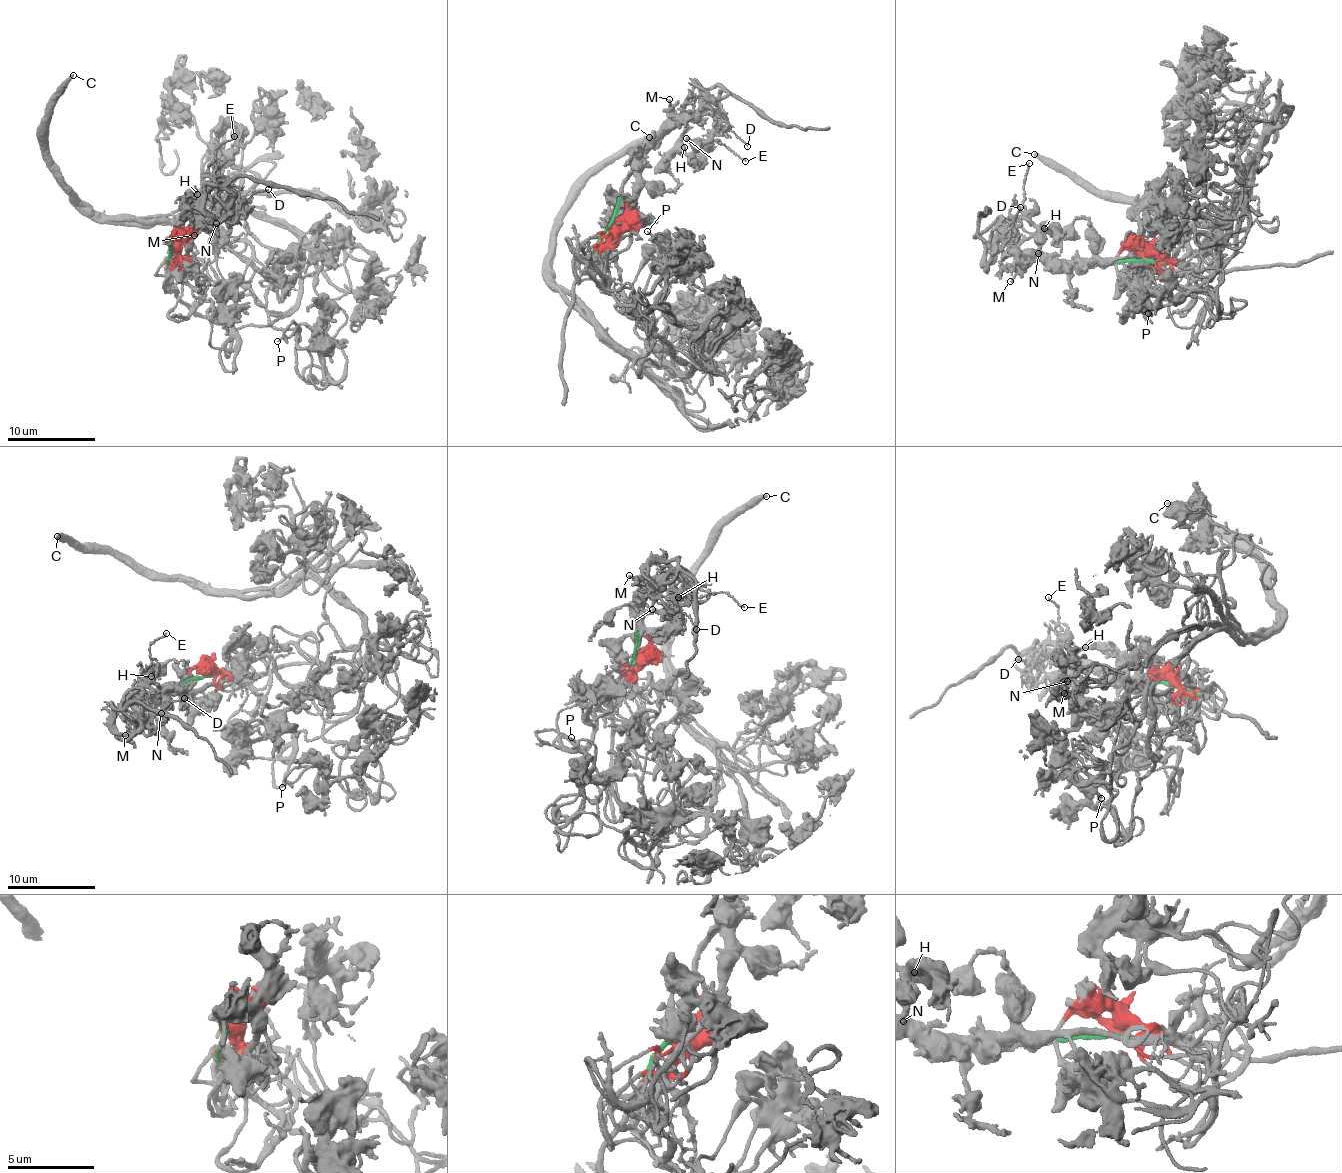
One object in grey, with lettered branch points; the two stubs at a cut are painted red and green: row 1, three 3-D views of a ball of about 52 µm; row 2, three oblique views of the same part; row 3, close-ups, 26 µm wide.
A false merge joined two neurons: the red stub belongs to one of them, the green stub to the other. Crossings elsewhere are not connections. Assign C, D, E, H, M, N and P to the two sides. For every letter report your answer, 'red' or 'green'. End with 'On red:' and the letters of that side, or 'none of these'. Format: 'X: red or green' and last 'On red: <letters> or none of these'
C: red
D: green
E: green
H: green
M: green
N: green
P: red
On red: C, P

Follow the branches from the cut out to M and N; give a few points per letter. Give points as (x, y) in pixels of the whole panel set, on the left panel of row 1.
M: (170, 252), (165, 239), (192, 209), (194, 235)
N: (170, 252), (165, 239), (188, 215), (190, 206), (198, 204), (206, 191), (218, 182), (222, 186), (216, 223)

